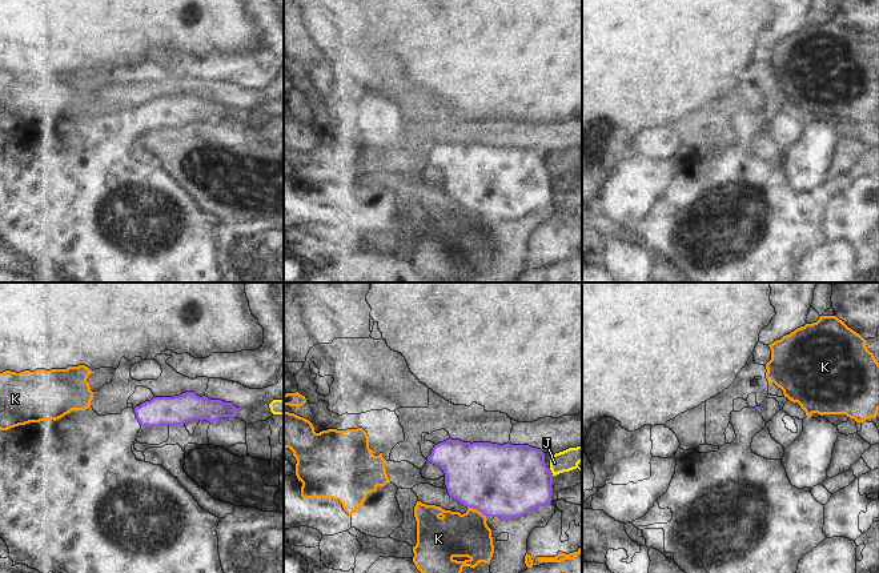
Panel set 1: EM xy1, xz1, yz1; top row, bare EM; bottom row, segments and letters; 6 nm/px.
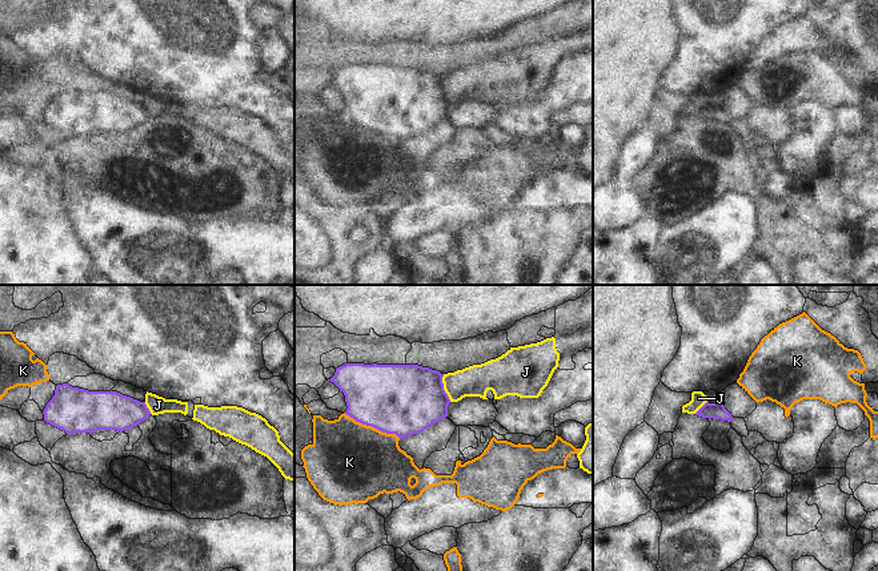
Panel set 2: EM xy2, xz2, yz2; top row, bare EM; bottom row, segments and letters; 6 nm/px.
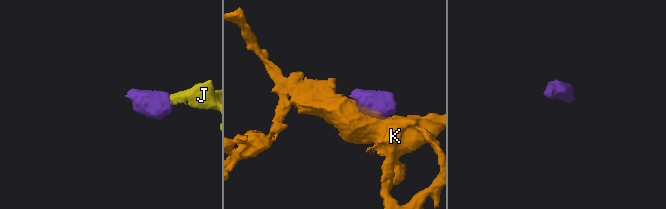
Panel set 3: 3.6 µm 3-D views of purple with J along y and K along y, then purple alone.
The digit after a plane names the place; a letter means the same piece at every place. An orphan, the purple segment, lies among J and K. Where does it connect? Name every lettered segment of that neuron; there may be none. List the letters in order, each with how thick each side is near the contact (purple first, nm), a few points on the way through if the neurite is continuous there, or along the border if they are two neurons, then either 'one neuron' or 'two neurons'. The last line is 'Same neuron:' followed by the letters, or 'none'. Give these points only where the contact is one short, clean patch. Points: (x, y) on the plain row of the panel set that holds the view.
J: 440/190 nm | along xz2 (442, 76), (442, 91), (450, 103) | two neurons
K: 440/480 nm | along xz2 (344, 115), (383, 133), (395, 135), (400, 140) | two neurons
Same neuron: none

